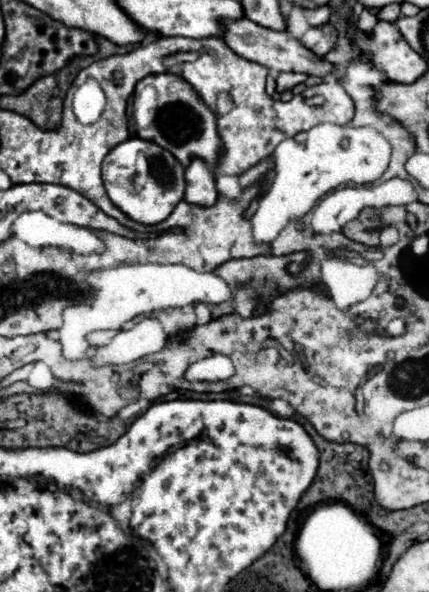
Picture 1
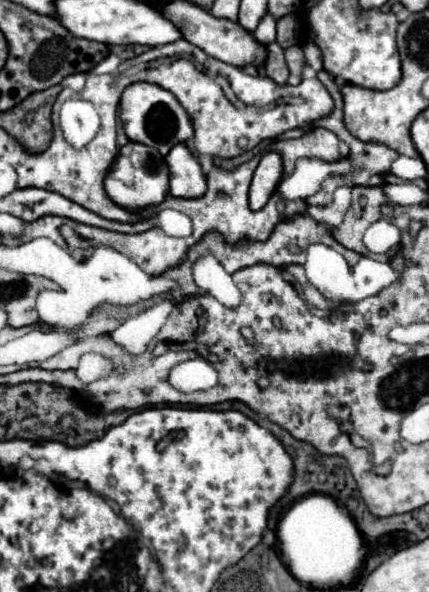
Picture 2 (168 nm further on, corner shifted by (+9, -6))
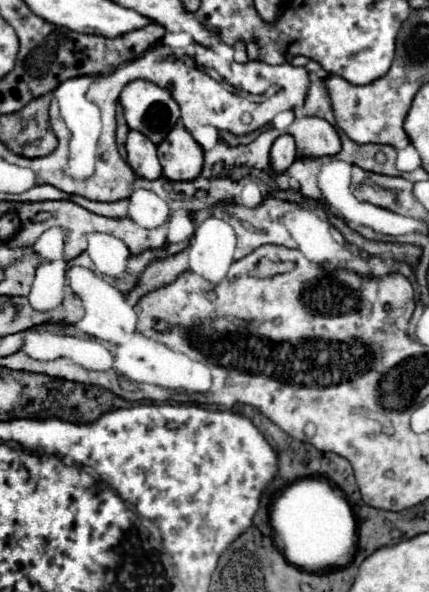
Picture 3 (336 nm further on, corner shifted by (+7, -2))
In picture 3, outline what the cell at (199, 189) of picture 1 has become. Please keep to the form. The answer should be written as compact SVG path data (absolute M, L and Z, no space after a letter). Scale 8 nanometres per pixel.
M185 127L171 129L169 137L157 147L163 175L169 181L193 181L203 171L203 149Z

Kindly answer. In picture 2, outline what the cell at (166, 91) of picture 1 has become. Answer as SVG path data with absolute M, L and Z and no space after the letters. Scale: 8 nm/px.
M133 83L129 85L121 95L121 107L119 117L123 121L123 129L131 141L155 147L161 155L167 155L169 149L177 143L185 143L193 137L193 125L181 107L181 103L175 99L173 93L167 89L161 89L155 83Z

